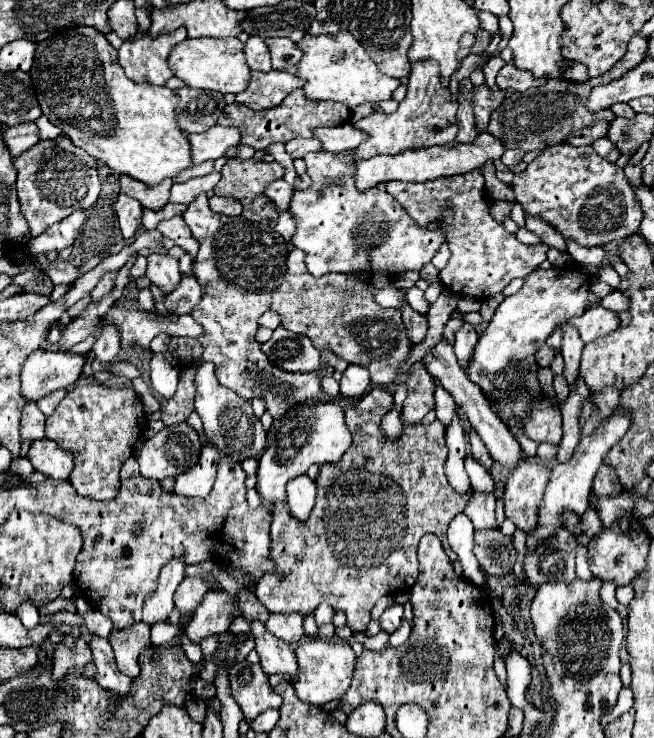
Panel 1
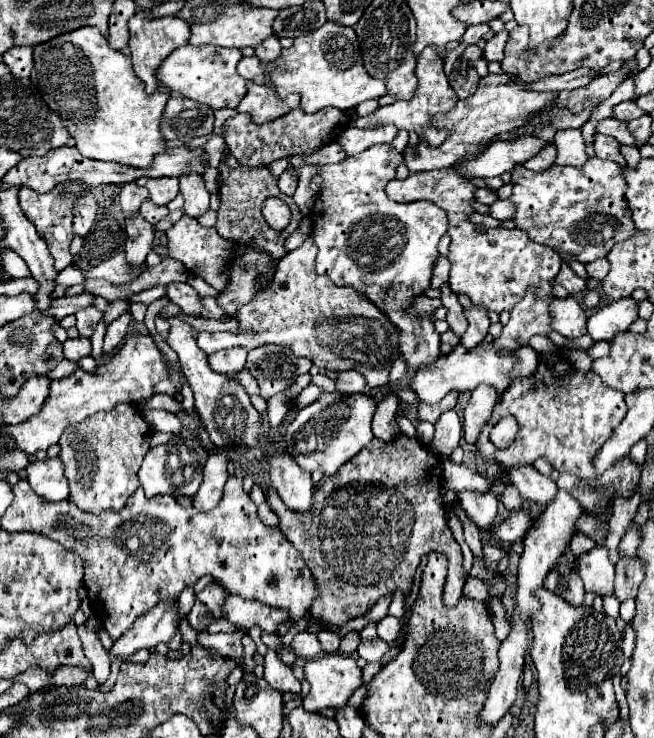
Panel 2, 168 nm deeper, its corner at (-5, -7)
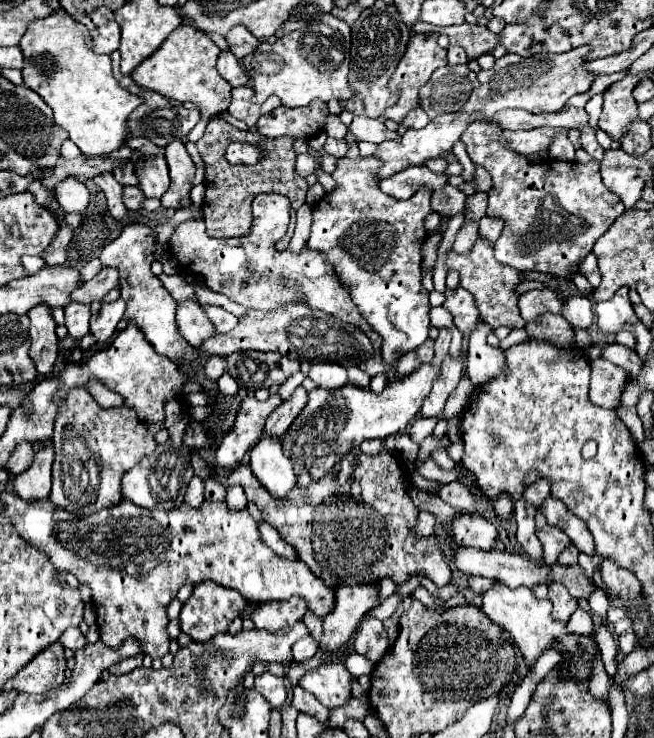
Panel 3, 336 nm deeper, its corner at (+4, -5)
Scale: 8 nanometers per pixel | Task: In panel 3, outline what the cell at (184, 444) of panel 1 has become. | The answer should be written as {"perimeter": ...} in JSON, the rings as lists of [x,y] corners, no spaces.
{"perimeter":[[[169,401],[167,407],[169,407],[169,419],[165,423],[165,429],[169,431],[169,439],[165,443],[157,445],[153,455],[143,457],[129,473],[123,475],[123,481],[121,481],[123,497],[133,501],[135,505],[141,505],[147,509],[153,509],[153,507],[175,509],[177,505],[181,505],[183,495],[187,491],[187,483],[195,475],[195,471],[191,467],[191,447],[187,447],[181,437],[189,423],[187,415],[185,415],[185,405],[177,405],[177,401]]]}

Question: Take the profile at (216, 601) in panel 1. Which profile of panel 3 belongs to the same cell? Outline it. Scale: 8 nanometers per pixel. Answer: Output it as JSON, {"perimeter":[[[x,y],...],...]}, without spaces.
{"perimeter":[[[291,597],[289,601],[267,601],[265,605],[253,605],[251,609],[245,609],[241,617],[249,617],[257,629],[275,633],[279,629],[293,627],[297,621],[303,619],[305,613],[305,599]]]}

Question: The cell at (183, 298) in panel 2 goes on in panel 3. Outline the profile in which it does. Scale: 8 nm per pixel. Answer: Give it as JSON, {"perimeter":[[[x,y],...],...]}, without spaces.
{"perimeter":[[[183,301],[177,305],[177,327],[183,335],[183,339],[191,347],[199,347],[207,337],[215,335],[213,323],[207,319],[203,307],[197,301]]]}

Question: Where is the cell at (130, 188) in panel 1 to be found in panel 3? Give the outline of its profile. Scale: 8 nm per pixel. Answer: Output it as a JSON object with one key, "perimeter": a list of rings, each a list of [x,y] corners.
{"perimeter":[[[145,155],[145,163],[155,163],[155,165],[137,167],[139,189],[145,193],[145,197],[161,199],[165,191],[169,189],[169,171],[167,171],[165,157],[163,155]]]}

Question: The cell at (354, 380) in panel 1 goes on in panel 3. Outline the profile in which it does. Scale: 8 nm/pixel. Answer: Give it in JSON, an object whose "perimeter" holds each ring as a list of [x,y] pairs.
{"perimeter":[[[335,363],[311,365],[309,379],[313,379],[315,385],[323,387],[323,389],[339,389],[339,387],[347,385],[347,371]]]}

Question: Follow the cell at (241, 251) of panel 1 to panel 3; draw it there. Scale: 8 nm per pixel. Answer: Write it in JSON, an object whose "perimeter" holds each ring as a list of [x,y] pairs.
{"perimeter":[[[173,141],[165,147],[165,159],[169,165],[171,175],[171,187],[161,197],[161,203],[165,209],[179,209],[181,199],[189,197],[189,191],[193,187],[193,175],[195,175],[195,163],[191,161],[185,145],[181,141]]]}

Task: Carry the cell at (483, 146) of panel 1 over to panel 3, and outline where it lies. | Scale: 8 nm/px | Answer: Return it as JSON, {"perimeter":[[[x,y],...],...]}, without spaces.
{"perimeter":[[[539,127],[539,129],[531,129],[531,131],[505,131],[505,139],[515,153],[533,155],[533,153],[545,151],[549,147],[553,133],[555,133],[555,129],[549,129],[549,127]]]}

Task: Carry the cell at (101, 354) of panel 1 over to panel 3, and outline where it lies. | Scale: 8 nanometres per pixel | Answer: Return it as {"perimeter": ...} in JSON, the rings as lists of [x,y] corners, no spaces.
{"perimeter":[[[117,299],[115,303],[103,303],[99,315],[91,319],[91,335],[97,343],[105,343],[117,331],[117,323],[123,319],[125,301]]]}

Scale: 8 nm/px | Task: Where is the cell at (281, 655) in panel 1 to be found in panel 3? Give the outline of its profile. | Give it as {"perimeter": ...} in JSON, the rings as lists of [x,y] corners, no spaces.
{"perimeter":[[[263,673],[255,677],[255,689],[271,703],[271,707],[279,709],[283,707],[287,699],[287,689],[285,689],[285,677],[277,677],[271,673]]]}

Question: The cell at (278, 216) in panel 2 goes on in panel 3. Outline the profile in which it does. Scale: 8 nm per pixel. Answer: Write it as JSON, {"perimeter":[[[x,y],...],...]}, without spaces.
{"perimeter":[[[257,195],[252,202],[253,213],[253,227],[251,227],[251,233],[245,235],[245,237],[239,237],[239,239],[217,239],[217,237],[209,237],[205,233],[205,223],[201,219],[195,219],[195,221],[185,221],[181,225],[177,225],[177,231],[173,231],[173,235],[169,237],[169,249],[171,249],[171,255],[179,261],[181,267],[195,267],[195,275],[201,277],[201,281],[217,291],[217,293],[223,293],[227,295],[231,301],[243,305],[245,309],[261,309],[261,311],[269,311],[285,301],[291,301],[295,299],[295,291],[303,291],[303,299],[309,301],[309,305],[313,309],[321,309],[329,315],[335,315],[337,319],[341,319],[343,323],[353,323],[355,327],[361,327],[373,341],[375,345],[375,355],[361,363],[359,367],[363,371],[367,371],[371,377],[377,375],[381,371],[381,337],[377,333],[371,331],[371,327],[367,325],[367,321],[359,315],[357,307],[353,305],[349,293],[341,287],[339,279],[335,277],[333,281],[333,267],[325,261],[325,257],[313,249],[303,249],[299,255],[291,253],[289,249],[287,251],[277,251],[275,249],[275,243],[285,235],[287,231],[287,225],[289,225],[289,199],[283,197],[283,195]]]}

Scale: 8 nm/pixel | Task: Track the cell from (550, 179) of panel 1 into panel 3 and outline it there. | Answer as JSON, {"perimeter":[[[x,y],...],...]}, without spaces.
{"perimeter":[[[473,121],[461,137],[471,161],[483,165],[493,177],[487,215],[505,221],[503,233],[495,243],[495,257],[519,271],[553,273],[567,279],[569,269],[579,267],[591,253],[595,241],[625,207],[621,199],[603,185],[599,161],[589,161],[585,165],[551,159],[529,163],[523,155],[503,145],[501,137],[501,127],[485,121]]]}

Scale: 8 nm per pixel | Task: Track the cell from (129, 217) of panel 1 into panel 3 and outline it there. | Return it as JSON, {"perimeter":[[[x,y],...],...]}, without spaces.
{"perimeter":[[[125,165],[113,169],[113,177],[123,185],[123,187],[135,187],[139,181],[135,177],[135,165]]]}

